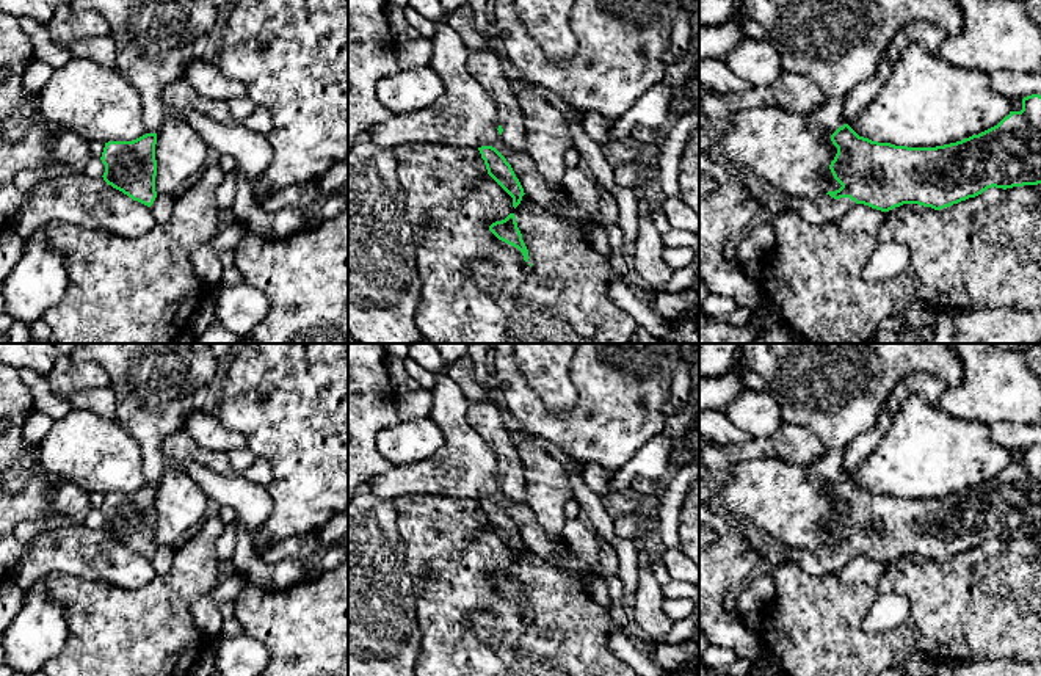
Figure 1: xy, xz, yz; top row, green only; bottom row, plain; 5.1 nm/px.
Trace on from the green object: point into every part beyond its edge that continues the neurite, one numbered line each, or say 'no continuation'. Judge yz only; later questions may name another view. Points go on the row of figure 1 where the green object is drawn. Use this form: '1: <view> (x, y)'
1: yz (825, 209)

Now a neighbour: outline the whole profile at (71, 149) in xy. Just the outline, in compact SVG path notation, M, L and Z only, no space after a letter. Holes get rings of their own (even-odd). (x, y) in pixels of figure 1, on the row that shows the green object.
M61 132L53 141L53 166L69 165L75 174L83 174L89 158L89 143L74 132Z

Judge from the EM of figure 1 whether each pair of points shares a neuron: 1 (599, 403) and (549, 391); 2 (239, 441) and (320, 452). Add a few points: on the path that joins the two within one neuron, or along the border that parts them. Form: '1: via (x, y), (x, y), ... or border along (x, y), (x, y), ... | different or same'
1: border along (573, 361), (571, 381), (577, 402), (555, 414) | different
2: border along (218, 417), (224, 425), (239, 432), (248, 446) | different

